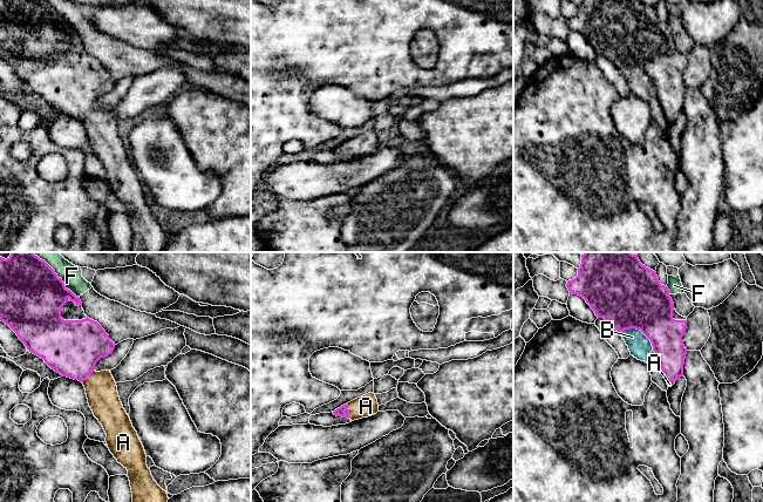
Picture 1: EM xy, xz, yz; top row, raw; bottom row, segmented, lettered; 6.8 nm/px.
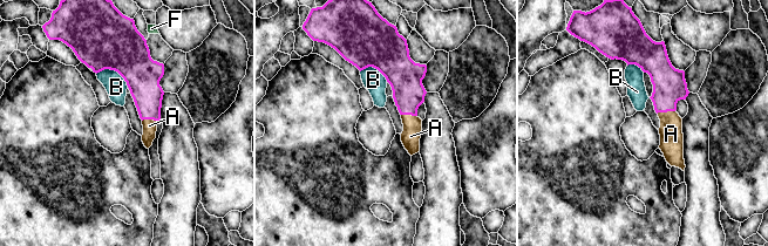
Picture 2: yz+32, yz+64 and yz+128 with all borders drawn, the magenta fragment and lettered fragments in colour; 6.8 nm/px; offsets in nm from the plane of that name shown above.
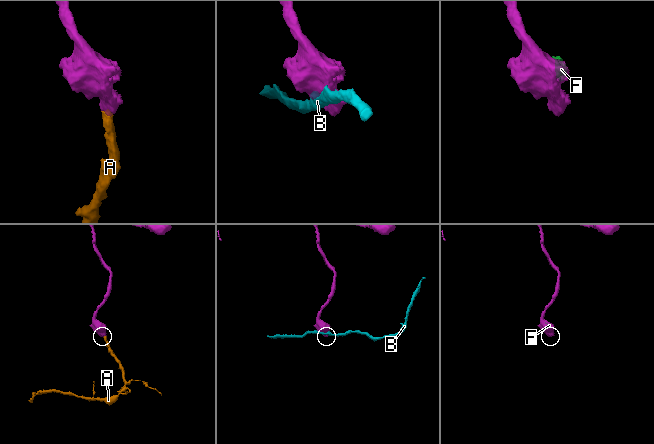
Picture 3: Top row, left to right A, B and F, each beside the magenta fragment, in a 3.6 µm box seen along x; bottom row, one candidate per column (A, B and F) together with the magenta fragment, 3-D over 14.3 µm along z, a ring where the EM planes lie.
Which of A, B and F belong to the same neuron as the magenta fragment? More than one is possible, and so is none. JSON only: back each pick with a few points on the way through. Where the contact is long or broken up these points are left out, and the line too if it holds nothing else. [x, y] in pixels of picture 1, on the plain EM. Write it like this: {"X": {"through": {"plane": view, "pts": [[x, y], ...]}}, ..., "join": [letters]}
{"A": {"through": {"plane": "xz", "pts": [[343, 148], [348, 148], [366, 143]]}}, "join": ["A"]}

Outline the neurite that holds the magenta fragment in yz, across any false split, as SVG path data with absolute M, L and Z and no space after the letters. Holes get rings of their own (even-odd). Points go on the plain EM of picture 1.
M581 0L578 13L566 21L570 30L583 34L598 55L604 55L618 69L640 67L652 80L668 124L683 113L687 86L682 74L687 55L674 46L667 23L661 22L656 9L641 0Z

